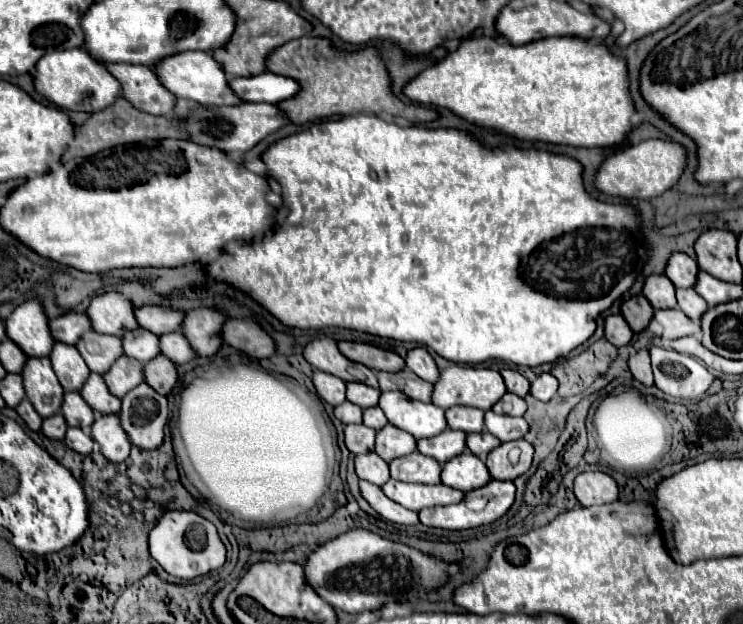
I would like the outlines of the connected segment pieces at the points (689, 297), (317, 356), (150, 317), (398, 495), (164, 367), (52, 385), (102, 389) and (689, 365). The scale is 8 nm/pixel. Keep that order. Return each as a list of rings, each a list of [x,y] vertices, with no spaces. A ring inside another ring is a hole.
[[[677,289],[677,303],[679,309],[693,319],[695,323],[699,323],[699,319],[707,313],[707,303],[703,303],[703,299],[699,299],[699,295],[695,295],[693,289]]]
[[[321,337],[321,339],[313,339],[311,343],[307,343],[303,357],[311,363],[311,367],[337,375],[343,381],[359,381],[359,383],[379,389],[375,373],[369,367],[363,367],[361,363],[349,361],[337,349],[337,343],[331,337]]]
[[[143,305],[135,311],[137,321],[143,329],[149,329],[157,335],[165,335],[179,329],[179,323],[185,319],[185,311],[165,307],[165,305]]]
[[[389,479],[383,485],[383,493],[397,501],[399,505],[421,511],[423,507],[437,507],[437,505],[451,505],[463,501],[465,493],[451,489],[443,483],[439,485],[417,485],[417,483],[403,483],[397,479]]]
[[[157,355],[151,363],[145,365],[145,381],[161,395],[167,395],[177,383],[177,365],[171,365],[169,359]]]
[[[47,357],[27,359],[21,375],[23,375],[27,399],[33,403],[35,411],[43,417],[59,413],[65,391],[59,387],[59,381],[55,379],[55,371],[51,371],[51,359]]]
[[[89,375],[85,385],[81,387],[83,399],[97,411],[97,413],[119,413],[121,399],[115,399],[105,385],[103,375]]]
[[[651,347],[649,353],[655,385],[675,399],[701,399],[715,381],[707,367],[689,355],[661,347]]]

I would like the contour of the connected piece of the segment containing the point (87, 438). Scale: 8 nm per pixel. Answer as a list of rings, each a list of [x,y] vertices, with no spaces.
[[[71,427],[63,439],[73,451],[77,453],[91,453],[93,447],[95,447],[95,439],[91,439],[91,433],[85,433],[83,429],[79,427]]]

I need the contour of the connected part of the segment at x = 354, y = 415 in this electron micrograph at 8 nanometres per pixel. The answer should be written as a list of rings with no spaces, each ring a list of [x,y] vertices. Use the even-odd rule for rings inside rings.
[[[343,401],[341,405],[335,407],[335,417],[341,423],[361,423],[363,421],[363,409],[351,401]]]

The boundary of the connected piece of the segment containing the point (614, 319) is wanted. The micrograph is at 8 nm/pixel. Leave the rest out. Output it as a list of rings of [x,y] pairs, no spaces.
[[[609,315],[605,317],[605,337],[615,347],[623,347],[633,339],[633,331],[621,315]]]

